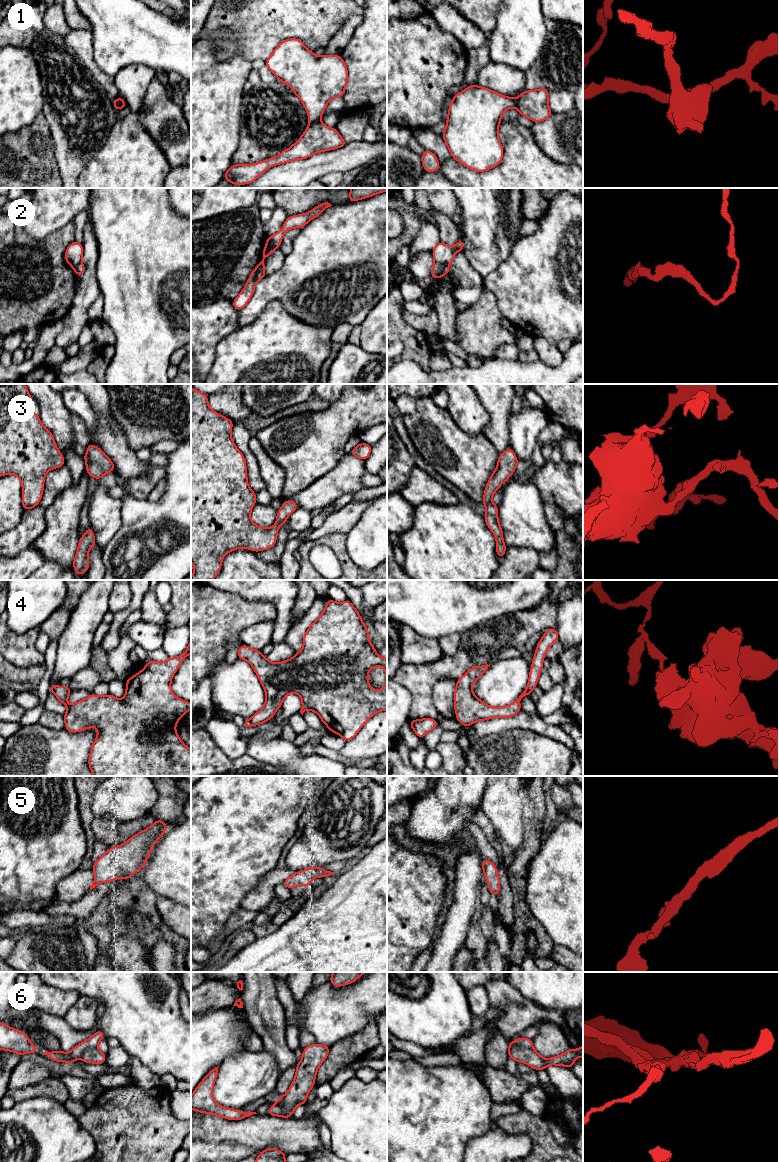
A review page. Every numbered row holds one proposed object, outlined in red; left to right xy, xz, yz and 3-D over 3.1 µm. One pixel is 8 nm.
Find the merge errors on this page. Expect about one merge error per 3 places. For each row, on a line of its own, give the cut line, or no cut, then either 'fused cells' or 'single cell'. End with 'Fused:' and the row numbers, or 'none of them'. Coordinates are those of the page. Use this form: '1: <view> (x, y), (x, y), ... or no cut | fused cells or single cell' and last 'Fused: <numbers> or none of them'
1: xz (318, 120), (309, 123) | fused cells
2: yz (435, 261), (448, 266) | fused cells
3: no cut | single cell
4: xz (249, 719), (253, 724) | fused cells
5: no cut | single cell
6: xz (279, 1099), (283, 1110), (288, 1116) | fused cells
Fused: 1, 2, 4, 6

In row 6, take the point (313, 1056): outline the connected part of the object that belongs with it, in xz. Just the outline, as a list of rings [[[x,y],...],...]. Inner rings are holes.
[[[311,1044],[303,1049],[302,1058],[296,1066],[296,1075],[289,1090],[279,1098],[284,1112],[280,1117],[288,1118],[287,1112],[293,1112],[298,1105],[304,1105],[308,1093],[315,1085],[318,1068],[327,1058],[330,1047]]]

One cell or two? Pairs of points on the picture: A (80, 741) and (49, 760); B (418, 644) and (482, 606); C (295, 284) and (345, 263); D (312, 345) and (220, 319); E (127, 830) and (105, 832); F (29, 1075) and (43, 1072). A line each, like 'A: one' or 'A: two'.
A: one
B: two
C: one
D: two
E: one
F: one

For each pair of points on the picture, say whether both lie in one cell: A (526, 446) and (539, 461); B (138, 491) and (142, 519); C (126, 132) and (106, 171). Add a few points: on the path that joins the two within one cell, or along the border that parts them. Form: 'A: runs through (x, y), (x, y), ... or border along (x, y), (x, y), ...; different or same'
A: border along (541, 431), (537, 437), (528, 468); different
B: border along (120, 497), (131, 495), (135, 498), (146, 499); different
C: runs through (126, 142), (126, 151), (116, 161); same

